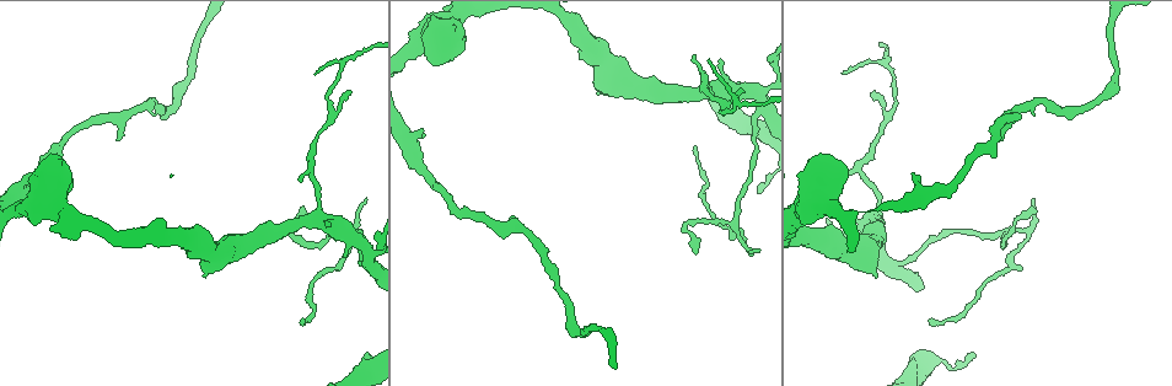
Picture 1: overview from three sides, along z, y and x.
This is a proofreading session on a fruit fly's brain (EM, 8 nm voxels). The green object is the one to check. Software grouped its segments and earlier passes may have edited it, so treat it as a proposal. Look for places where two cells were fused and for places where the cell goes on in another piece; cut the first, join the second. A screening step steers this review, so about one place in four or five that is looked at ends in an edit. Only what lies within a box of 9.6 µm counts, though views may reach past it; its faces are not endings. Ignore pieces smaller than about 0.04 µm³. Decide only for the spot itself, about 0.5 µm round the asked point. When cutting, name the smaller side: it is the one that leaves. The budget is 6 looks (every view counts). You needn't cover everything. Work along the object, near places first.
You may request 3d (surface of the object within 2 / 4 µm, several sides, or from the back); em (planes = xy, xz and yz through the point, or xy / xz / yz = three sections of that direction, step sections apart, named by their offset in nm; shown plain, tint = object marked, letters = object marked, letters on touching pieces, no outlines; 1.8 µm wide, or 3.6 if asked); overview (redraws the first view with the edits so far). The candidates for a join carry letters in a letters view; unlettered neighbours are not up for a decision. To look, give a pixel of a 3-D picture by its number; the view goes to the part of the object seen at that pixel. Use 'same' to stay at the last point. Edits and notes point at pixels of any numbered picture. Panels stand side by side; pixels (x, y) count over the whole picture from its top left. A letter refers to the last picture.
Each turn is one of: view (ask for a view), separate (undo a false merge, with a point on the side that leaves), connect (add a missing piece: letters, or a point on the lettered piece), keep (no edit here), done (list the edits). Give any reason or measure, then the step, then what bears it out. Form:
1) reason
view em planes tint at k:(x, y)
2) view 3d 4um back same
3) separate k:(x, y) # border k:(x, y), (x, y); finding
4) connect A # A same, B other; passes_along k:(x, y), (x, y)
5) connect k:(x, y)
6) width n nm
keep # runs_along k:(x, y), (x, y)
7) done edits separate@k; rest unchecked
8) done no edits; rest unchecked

sharp bend
view em yz step 4 letters at 1:(761, 108)

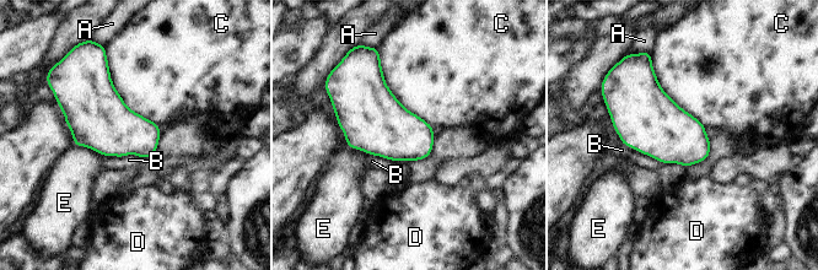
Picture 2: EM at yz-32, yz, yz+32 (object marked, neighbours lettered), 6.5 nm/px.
keep # A other, B other, C other, D other, E other; border 2:(74, 145), (87, 146), (102, 156); one cell here

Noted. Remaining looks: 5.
sharp bend
view 3d 4um at 1:(1024, 232)

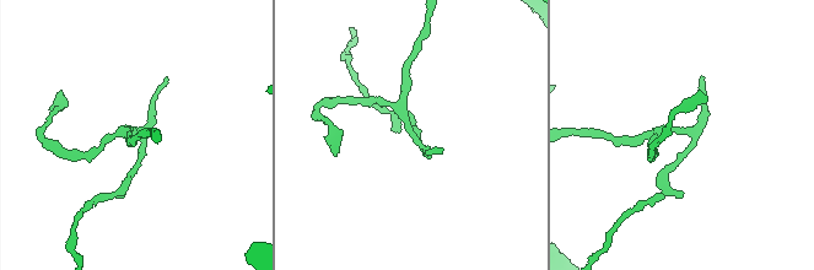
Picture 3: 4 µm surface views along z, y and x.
need the tissue
view em planes tint at 3:(135, 132)

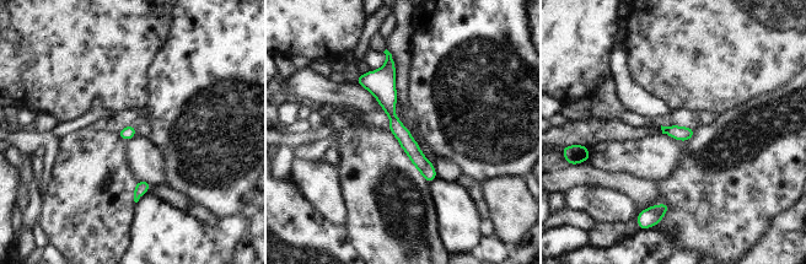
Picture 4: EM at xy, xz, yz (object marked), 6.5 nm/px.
view em planes letters same

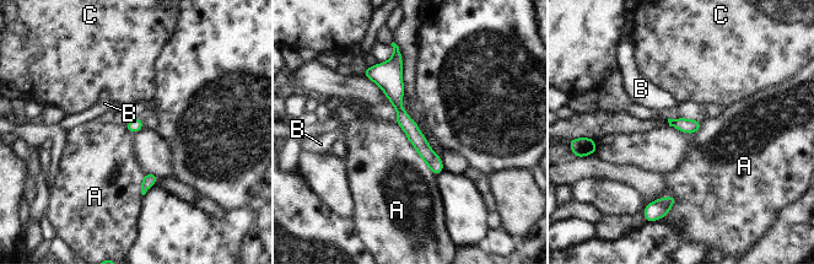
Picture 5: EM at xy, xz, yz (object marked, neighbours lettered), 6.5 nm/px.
keep # A other, B other, C other; runs_along 5:(397, 55), (395, 102), (436, 171); all the same cell

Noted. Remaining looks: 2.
sharp bend
view 3d 2um at 1:(309, 170)

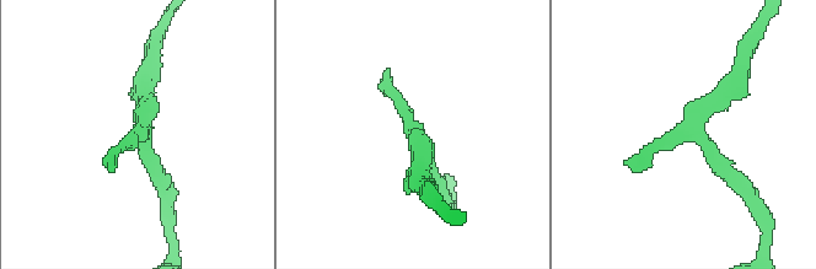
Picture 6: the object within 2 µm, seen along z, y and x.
shape alone is not enough
view em 3.6um planes letters at 6:(138, 130)

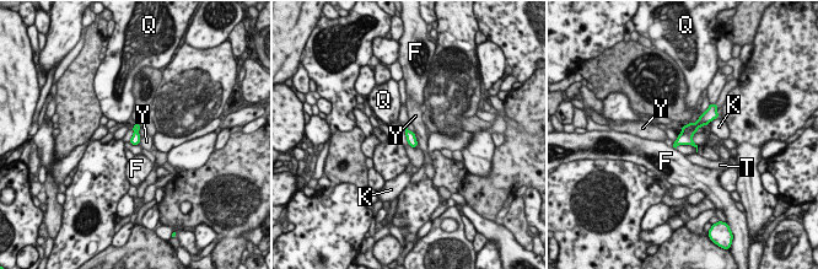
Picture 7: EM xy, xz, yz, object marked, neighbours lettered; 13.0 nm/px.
width 130 nm
keep # F other, K other, Q other, T other, Y other; runs_along 7:(711, 116), (698, 123), (679, 141); all the same cell

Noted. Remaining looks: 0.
done no edits; rest unchecked

